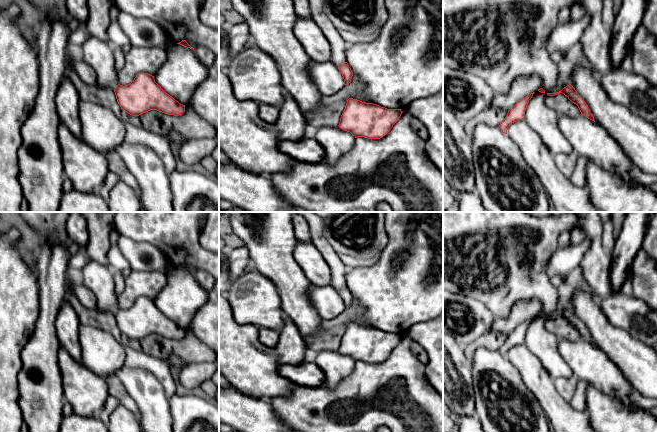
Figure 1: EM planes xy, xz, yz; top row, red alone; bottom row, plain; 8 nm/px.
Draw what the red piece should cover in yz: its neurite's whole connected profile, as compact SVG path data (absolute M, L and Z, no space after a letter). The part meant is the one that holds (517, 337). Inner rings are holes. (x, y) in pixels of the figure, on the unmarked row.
M534 316L525 322L518 325L512 333L510 333L507 337L507 340L499 349L500 353L503 357L507 358L508 351L519 344L523 344L525 342L525 335L528 329L529 324L532 322Z

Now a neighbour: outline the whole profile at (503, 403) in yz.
M480 347L475 351L472 381L475 414L484 432L549 432L548 418L537 398L523 383L518 370L499 350Z

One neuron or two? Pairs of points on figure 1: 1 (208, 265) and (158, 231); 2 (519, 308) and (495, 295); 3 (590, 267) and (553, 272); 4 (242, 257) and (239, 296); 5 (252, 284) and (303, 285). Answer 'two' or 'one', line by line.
1: one
2: two
3: two
4: two
5: two

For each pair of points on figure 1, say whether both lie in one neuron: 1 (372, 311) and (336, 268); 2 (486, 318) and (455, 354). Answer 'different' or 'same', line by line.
1: different
2: different

